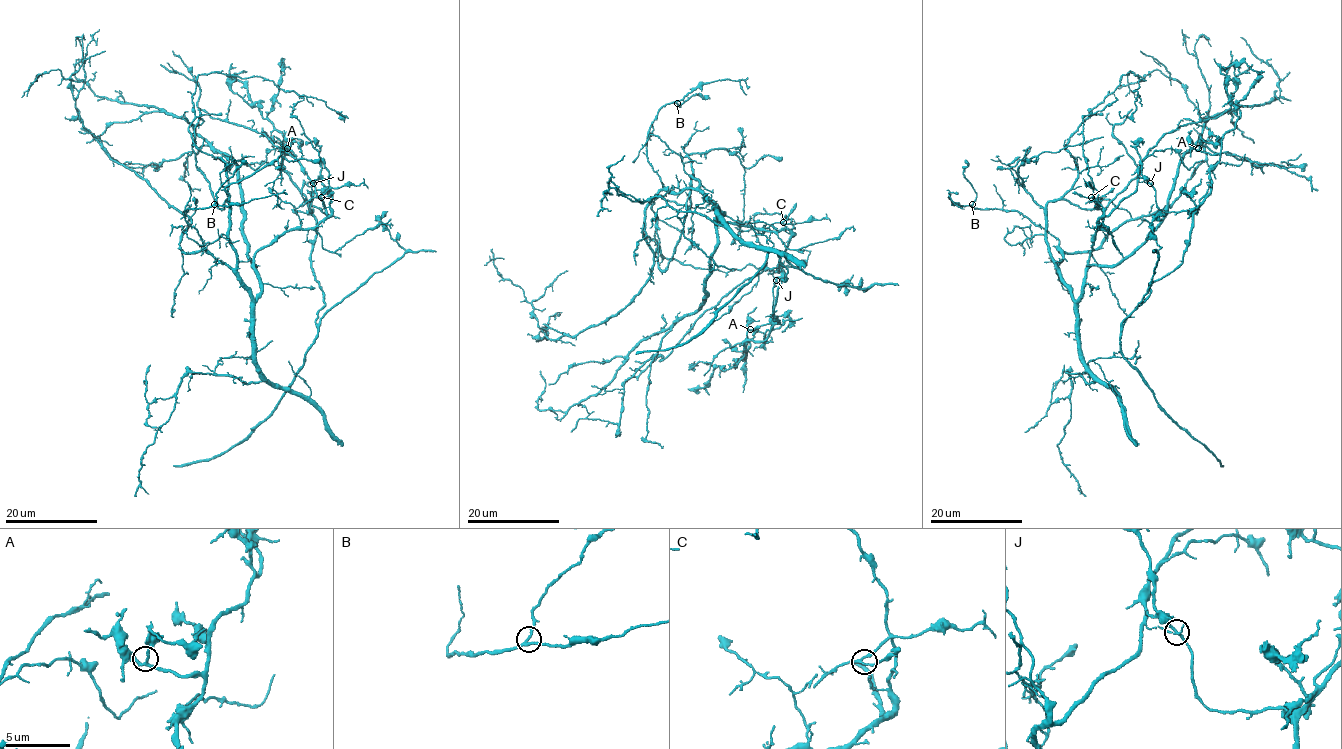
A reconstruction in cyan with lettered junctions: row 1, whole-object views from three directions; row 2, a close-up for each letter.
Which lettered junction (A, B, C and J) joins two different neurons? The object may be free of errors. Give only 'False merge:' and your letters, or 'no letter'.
False merge: J

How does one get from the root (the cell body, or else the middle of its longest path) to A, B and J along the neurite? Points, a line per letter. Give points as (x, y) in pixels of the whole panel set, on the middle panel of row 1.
A: (740, 225), (790, 232), (789, 245), (773, 269), (773, 329), (763, 340), (748, 340), (746, 350), (750, 329)
B: (740, 225), (717, 220), (723, 213), (700, 192), (670, 193), (648, 160), (649, 127), (663, 106), (677, 103)
J: (740, 225), (790, 232), (789, 245), (777, 267), (773, 269), (776, 280)

